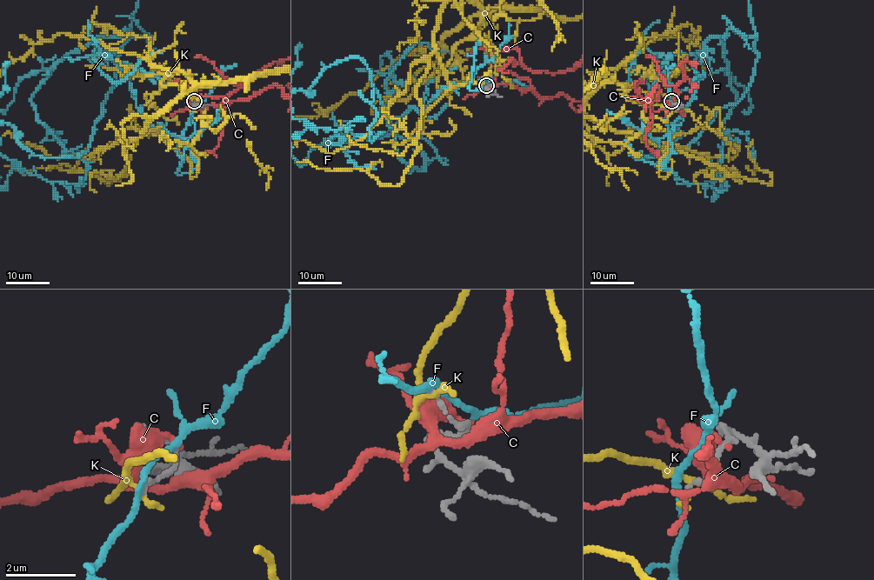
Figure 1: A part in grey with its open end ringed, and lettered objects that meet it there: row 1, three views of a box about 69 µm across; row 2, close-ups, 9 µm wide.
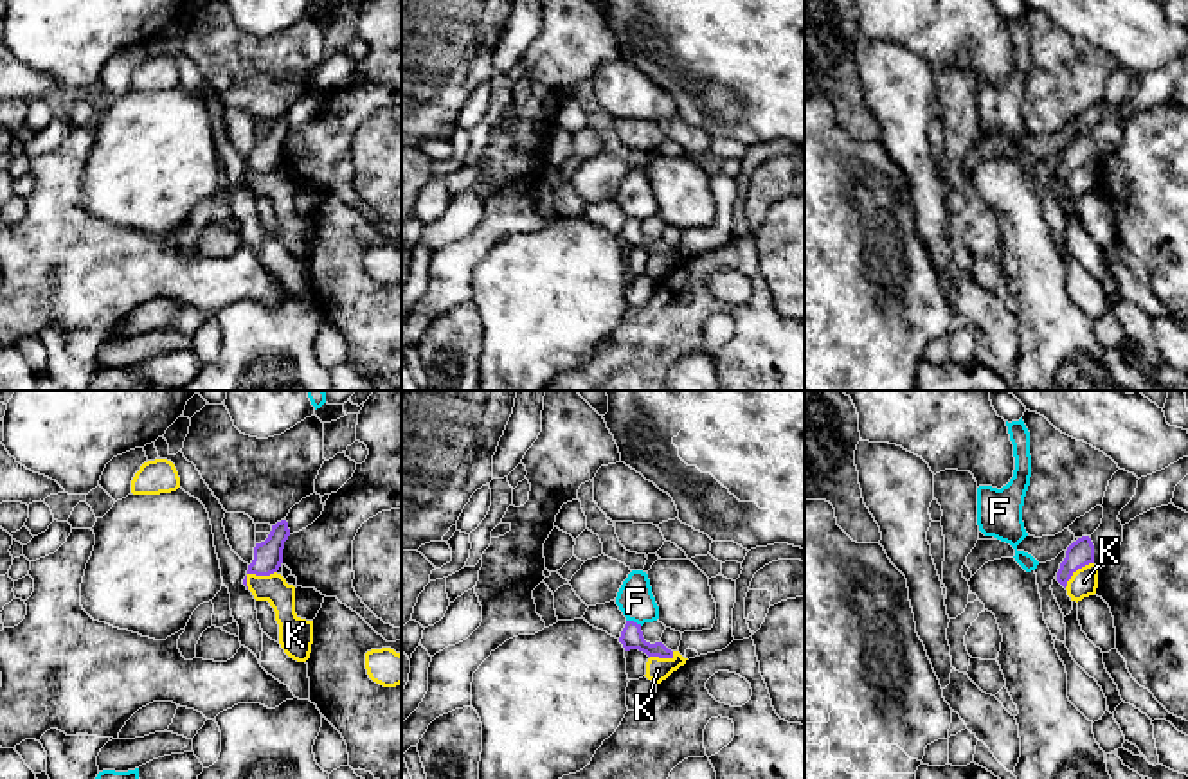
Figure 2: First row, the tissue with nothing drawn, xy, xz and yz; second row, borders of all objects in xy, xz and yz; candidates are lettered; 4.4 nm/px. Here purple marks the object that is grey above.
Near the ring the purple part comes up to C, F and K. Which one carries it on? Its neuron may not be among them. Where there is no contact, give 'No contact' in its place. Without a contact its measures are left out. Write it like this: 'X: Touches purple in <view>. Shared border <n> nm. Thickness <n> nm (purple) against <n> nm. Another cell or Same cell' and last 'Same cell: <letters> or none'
C: No contact. Another cell
F: Touches purple in xz. Shared border 80 nm. Thickness 100 nm (purple) against 160 nm. Another cell
K: Touches purple in xy. Shared border 160 nm. Thickness 130 nm (purple) against 130 nm. Another cell
Same cell: none

